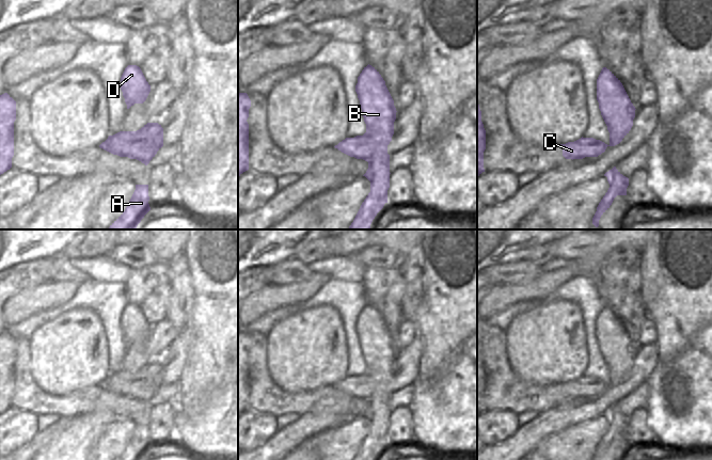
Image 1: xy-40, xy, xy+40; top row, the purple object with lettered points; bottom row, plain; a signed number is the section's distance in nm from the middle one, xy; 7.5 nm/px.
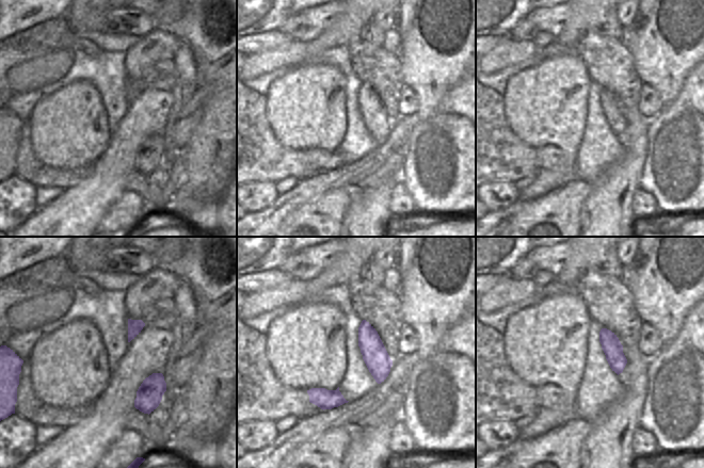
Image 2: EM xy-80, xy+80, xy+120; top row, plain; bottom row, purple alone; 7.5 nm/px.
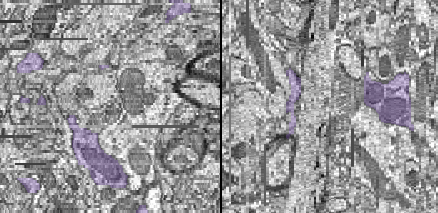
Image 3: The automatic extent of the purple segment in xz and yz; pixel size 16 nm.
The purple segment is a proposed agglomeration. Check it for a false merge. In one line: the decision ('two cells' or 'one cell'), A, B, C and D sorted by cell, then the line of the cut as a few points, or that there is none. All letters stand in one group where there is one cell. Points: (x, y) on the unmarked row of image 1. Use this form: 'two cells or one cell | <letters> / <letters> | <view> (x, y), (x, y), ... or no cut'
one cell | A B C D | no cut

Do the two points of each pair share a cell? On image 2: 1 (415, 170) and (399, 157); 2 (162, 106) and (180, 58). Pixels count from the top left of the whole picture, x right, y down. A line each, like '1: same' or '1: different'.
1: different
2: different

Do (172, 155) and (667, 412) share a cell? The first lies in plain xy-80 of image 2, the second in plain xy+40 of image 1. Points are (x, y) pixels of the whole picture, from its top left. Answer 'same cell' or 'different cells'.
different cells

